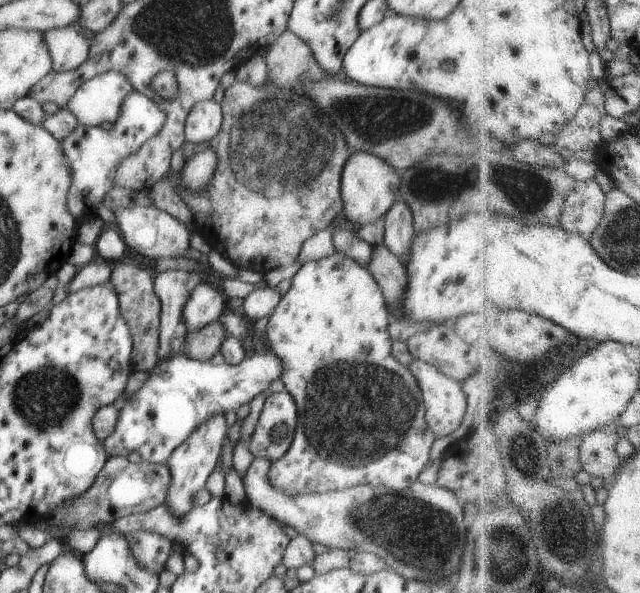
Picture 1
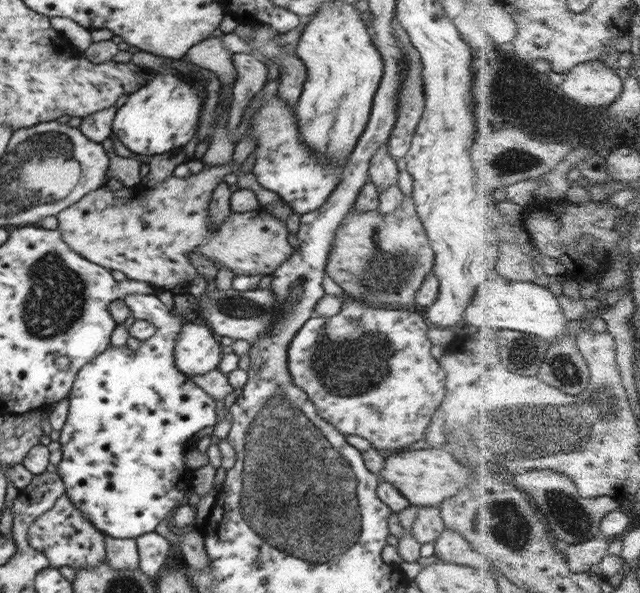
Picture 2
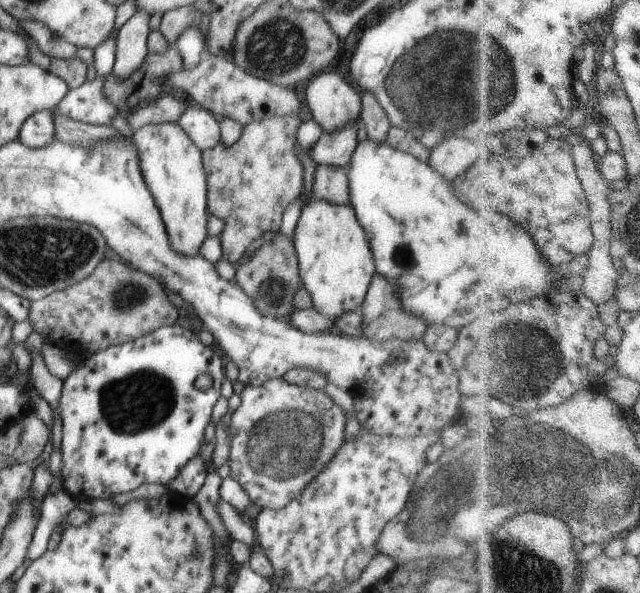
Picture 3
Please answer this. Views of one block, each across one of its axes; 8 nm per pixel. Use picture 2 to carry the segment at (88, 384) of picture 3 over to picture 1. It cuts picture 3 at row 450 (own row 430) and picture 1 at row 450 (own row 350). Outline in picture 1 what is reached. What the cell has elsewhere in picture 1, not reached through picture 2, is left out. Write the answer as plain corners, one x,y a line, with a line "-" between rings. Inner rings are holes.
271,349
256,352
254,356
245,358
238,365
230,365
226,362
221,365
211,361
197,361
187,357
184,352
168,355
157,360
154,368
148,371
148,379
138,390
132,392
128,398
123,399
123,406
118,411
118,418
112,434
102,441
107,458
122,457
125,453
136,450
142,461
154,464
164,464
170,455
186,440
203,422
209,420
215,414
238,410
242,405
248,405
251,400
268,389
275,380
281,378
283,362
279,361
276,353

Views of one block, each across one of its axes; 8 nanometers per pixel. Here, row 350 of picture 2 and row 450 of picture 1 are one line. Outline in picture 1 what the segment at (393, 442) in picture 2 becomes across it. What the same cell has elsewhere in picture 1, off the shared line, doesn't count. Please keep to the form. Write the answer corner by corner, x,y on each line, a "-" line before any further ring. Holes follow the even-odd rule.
338,251
324,258
305,262
291,278
291,286
271,314
266,329
270,349
276,353
279,361
283,362
283,373
280,379
285,384
285,389
293,396
298,409
298,425
292,444
282,458
271,461
267,474
268,482
275,489
280,489
291,497
308,492
319,492
319,490
338,490
338,486
354,486
354,482
362,482
362,474
366,474
366,478
370,480
370,486
386,487
395,491
406,490
412,483
418,481
420,473
427,467
430,460
430,448
436,436
428,430
423,396
414,375
407,366
402,366
392,356
392,342
388,334
388,324
391,320
383,292
373,274
365,266

